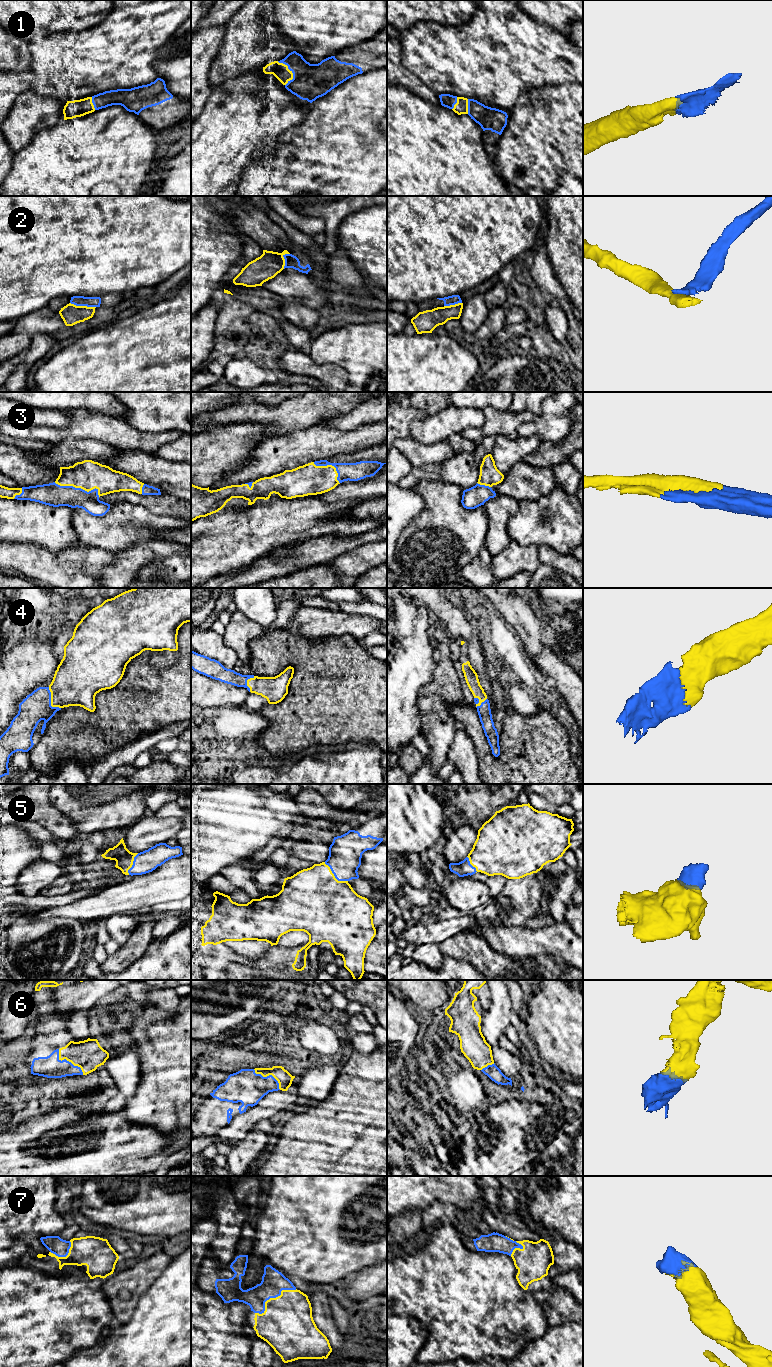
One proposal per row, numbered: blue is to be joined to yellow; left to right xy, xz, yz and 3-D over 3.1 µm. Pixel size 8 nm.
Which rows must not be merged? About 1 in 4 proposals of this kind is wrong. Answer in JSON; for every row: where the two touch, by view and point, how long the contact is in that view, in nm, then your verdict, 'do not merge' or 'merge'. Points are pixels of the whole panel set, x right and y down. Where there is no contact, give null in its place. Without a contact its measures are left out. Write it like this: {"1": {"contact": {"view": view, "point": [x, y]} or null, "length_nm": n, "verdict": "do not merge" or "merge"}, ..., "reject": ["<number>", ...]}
{"1": {"contact": {"view": "xz", "point": [290, 71]}, "length_nm": 220, "verdict": "merge"}, "2": {"contact": {"view": "xy", "point": [83, 306]}, "length_nm": 220, "verdict": "do not merge"}, "3": {"contact": {"view": "xy", "point": [79, 487]}, "length_nm": 380, "verdict": "merge"}, "4": {"contact": {"view": "xy", "point": [51, 701]}, "length_nm": 200, "verdict": "merge"}, "5": {"contact": {"view": "xz", "point": [334, 876]}, "length_nm": 240, "verdict": "merge"}, "6": {"contact": {"view": "xy", "point": [68, 1060]}, "length_nm": 300, "verdict": "merge"}, "7": {"contact": {"view": "xz", "point": [273, 1298]}, "length_nm": 380, "verdict": "merge"}, "reject": ["2"]}

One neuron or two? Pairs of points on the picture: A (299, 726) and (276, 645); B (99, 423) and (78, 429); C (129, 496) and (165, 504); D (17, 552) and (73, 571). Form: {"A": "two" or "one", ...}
{"A": "one", "B": "one", "C": "one", "D": "one"}

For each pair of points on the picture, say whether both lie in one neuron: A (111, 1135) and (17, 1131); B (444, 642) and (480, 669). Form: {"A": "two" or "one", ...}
{"A": "one", "B": "two"}

